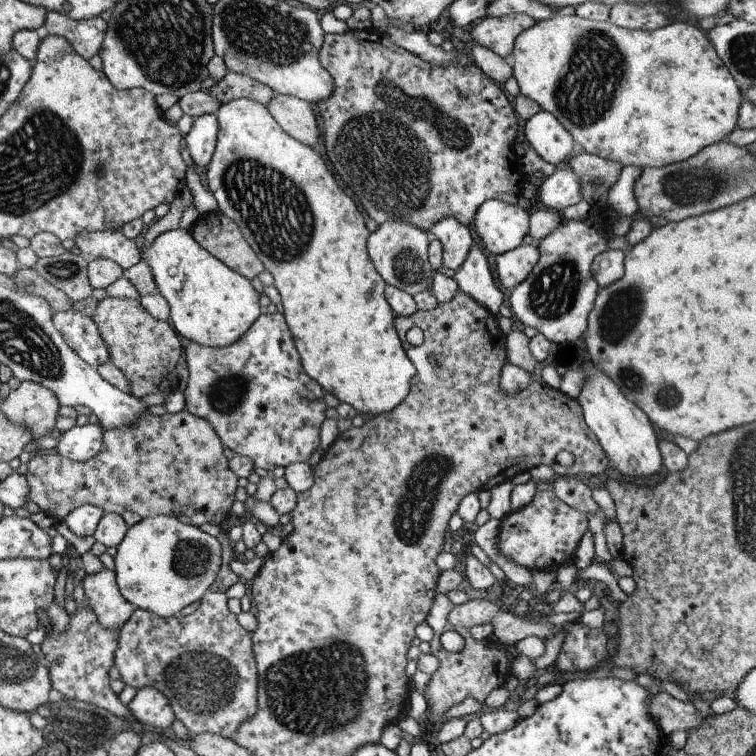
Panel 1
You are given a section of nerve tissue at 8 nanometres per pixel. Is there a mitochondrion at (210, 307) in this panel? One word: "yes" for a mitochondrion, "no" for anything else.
no

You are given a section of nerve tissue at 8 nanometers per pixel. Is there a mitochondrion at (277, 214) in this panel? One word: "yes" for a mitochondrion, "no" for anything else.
yes

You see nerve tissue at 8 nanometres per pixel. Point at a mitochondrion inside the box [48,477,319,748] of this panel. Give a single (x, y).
(204, 684)

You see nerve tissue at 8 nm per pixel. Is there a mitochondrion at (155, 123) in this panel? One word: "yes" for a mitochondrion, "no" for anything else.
no

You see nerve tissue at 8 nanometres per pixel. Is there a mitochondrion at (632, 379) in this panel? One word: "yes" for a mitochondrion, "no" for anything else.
yes

